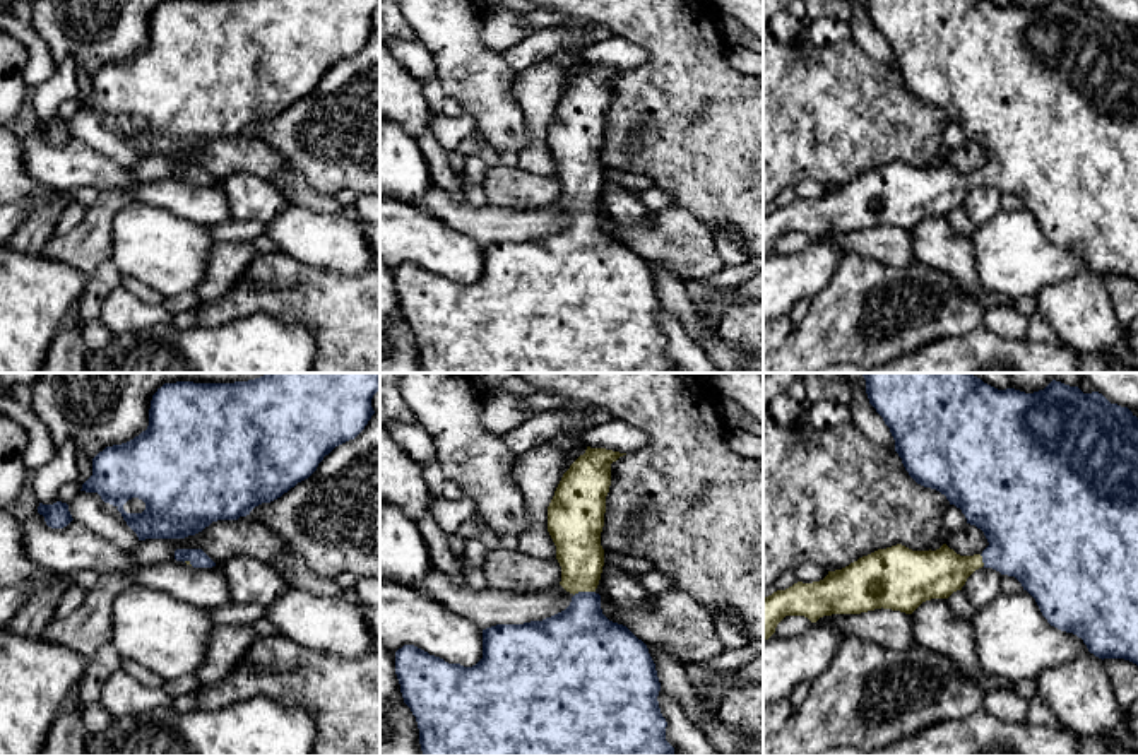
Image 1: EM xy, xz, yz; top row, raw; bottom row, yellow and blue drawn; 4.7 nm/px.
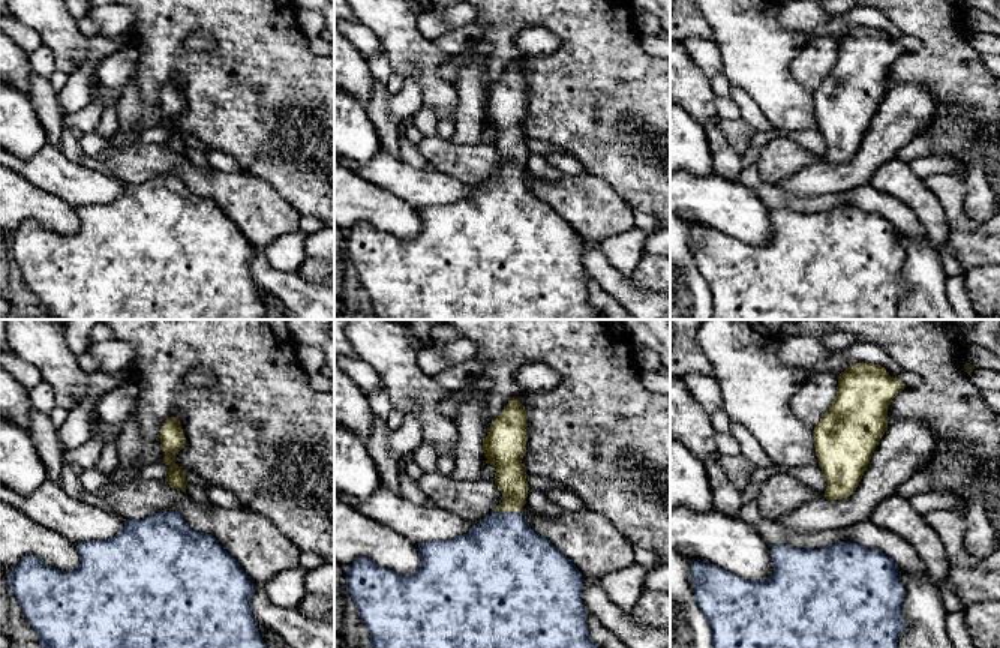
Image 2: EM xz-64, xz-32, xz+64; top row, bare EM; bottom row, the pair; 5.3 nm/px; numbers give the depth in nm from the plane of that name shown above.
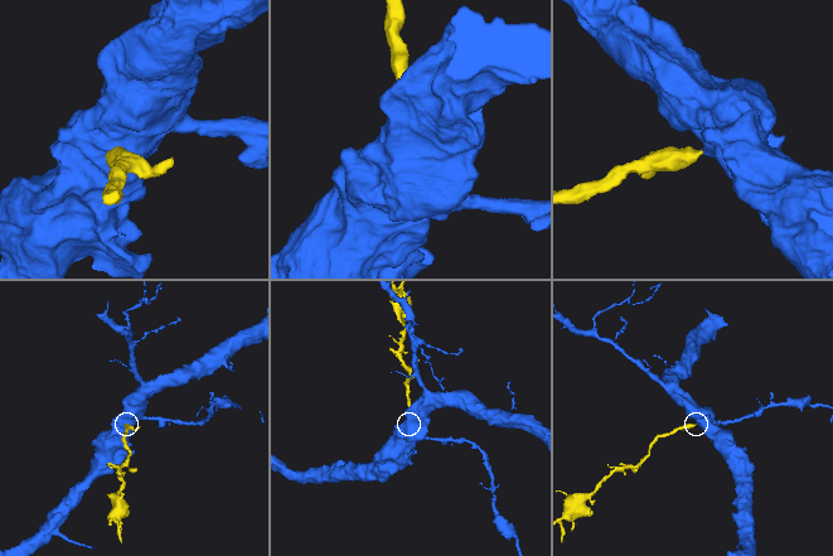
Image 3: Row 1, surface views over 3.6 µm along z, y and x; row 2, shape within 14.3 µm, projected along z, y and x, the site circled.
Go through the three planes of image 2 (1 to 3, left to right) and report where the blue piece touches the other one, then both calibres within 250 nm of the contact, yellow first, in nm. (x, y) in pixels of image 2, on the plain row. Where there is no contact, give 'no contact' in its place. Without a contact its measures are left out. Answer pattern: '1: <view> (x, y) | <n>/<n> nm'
1: no contact
2: xz-32 (508, 174) | 160/420 nm
3: no contact

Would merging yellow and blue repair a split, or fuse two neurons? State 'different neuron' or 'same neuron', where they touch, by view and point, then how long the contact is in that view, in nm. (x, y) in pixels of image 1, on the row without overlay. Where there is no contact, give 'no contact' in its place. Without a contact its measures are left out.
same neuron; contact xz (584, 207); length 110 nm

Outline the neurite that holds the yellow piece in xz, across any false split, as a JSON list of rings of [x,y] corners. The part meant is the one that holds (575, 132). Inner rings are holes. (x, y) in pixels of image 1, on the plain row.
[[[587,63],[563,91],[548,123],[548,149],[561,183],[560,202],[573,212],[565,227],[542,238],[483,246],[483,275],[472,284],[448,281],[414,262],[395,269],[395,291],[404,320],[416,334],[423,373],[674,373],[666,357],[667,339],[657,318],[661,299],[649,265],[626,243],[602,231],[596,209],[604,183],[601,149],[611,80],[623,72]]]

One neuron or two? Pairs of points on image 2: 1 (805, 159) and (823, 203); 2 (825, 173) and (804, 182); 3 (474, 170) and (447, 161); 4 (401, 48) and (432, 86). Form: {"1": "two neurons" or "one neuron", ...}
{"1": "two neurons", "2": "one neuron", "3": "one neuron", "4": "one neuron"}

